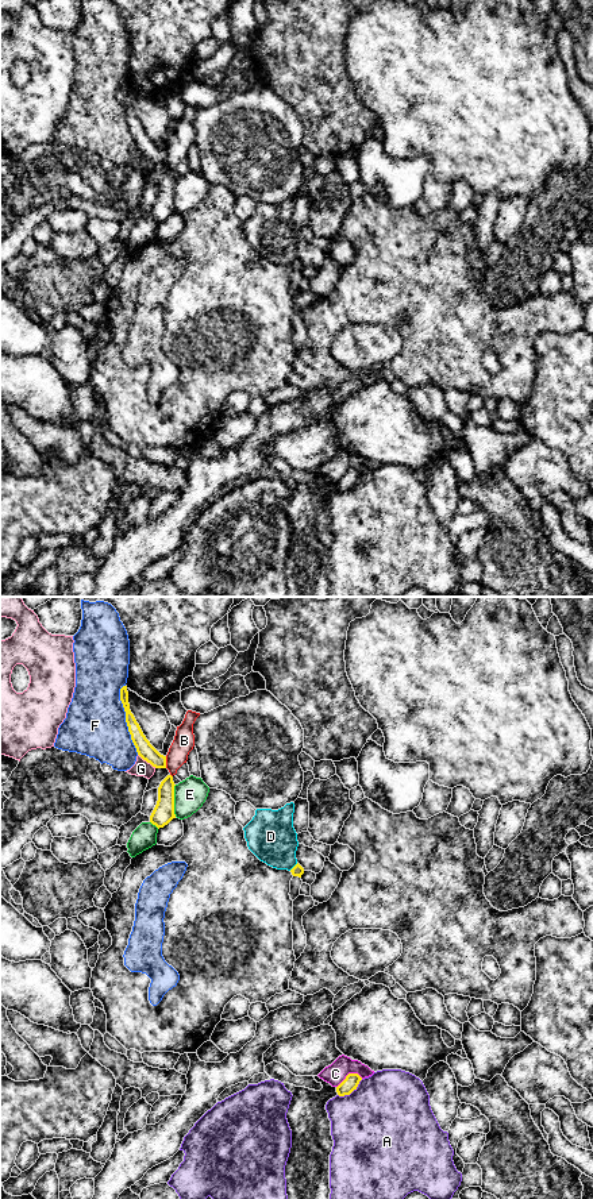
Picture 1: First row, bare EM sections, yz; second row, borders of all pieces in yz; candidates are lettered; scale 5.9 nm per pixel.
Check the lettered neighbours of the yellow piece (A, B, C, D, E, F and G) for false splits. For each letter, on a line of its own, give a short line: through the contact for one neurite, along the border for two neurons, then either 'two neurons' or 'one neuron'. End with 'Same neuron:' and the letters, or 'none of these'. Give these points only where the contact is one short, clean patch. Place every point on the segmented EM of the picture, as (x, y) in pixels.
A: two neurons
B: line yz (165, 756), (166, 767); two neurons
C: two neurons
D: two neurons
E: two neurons
F: two neurons
G: two neurons
Same neuron: none of these

